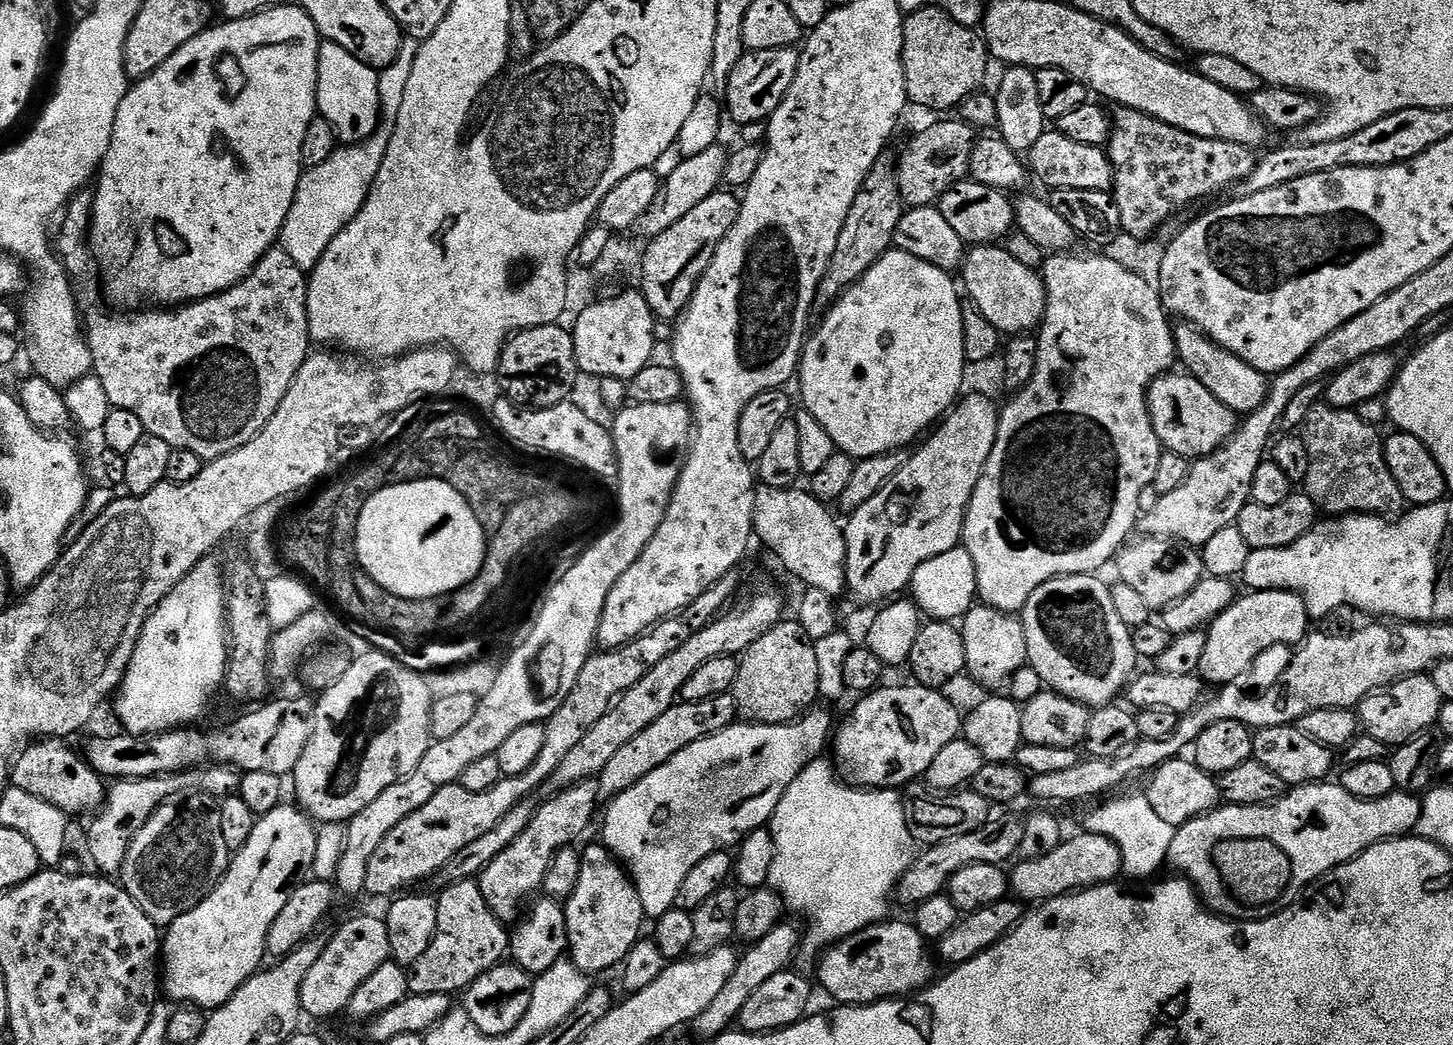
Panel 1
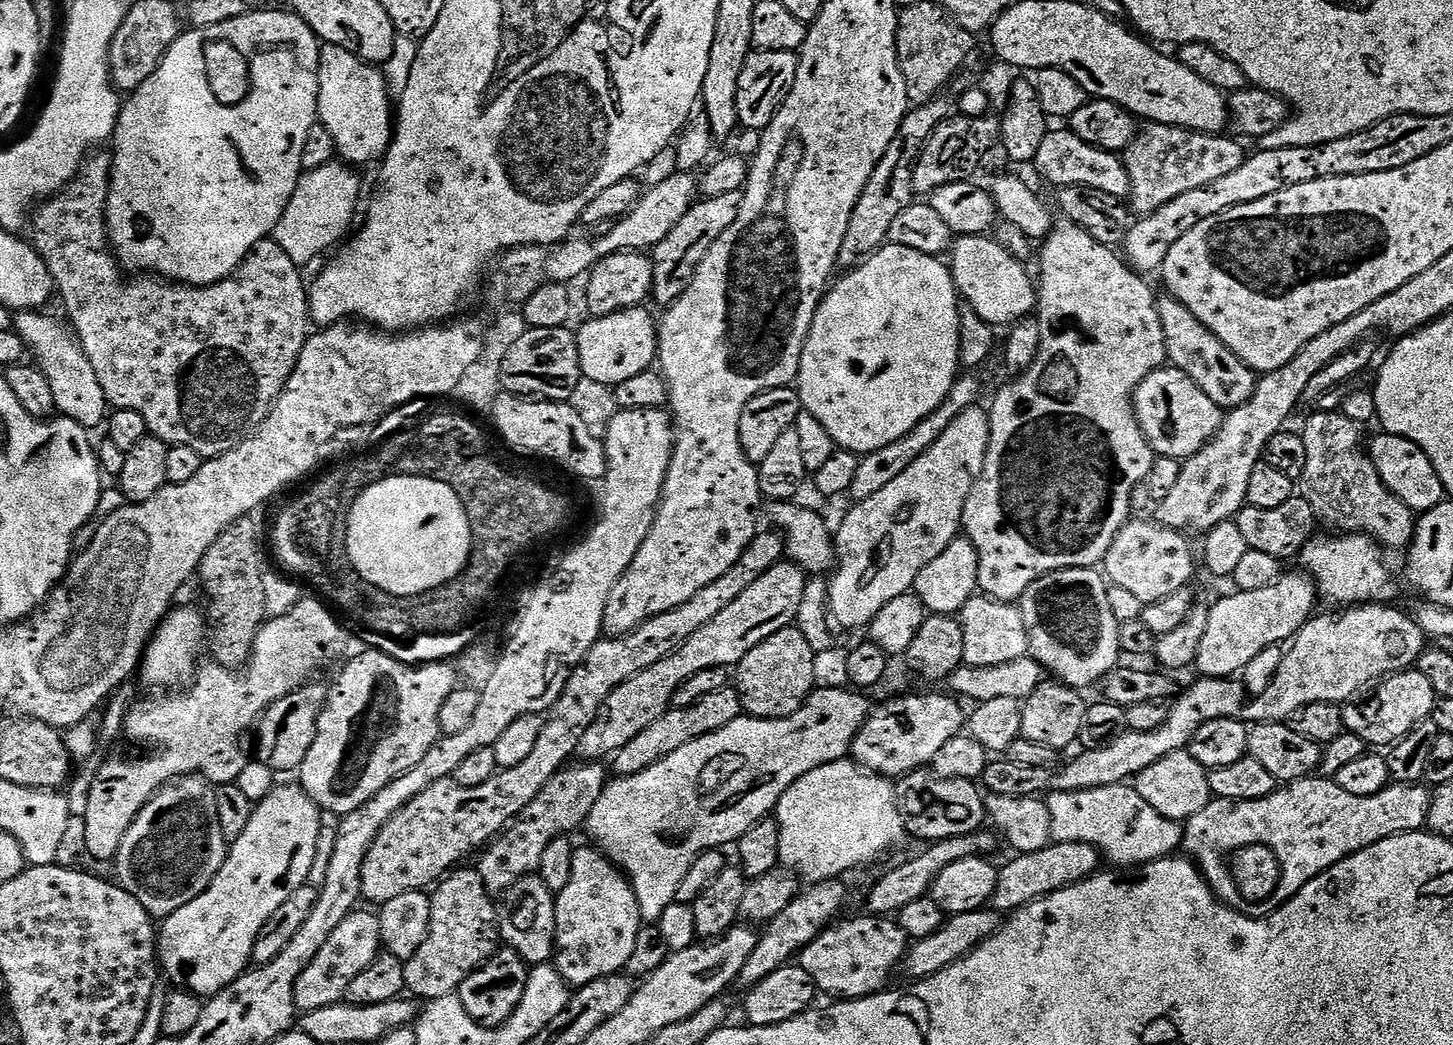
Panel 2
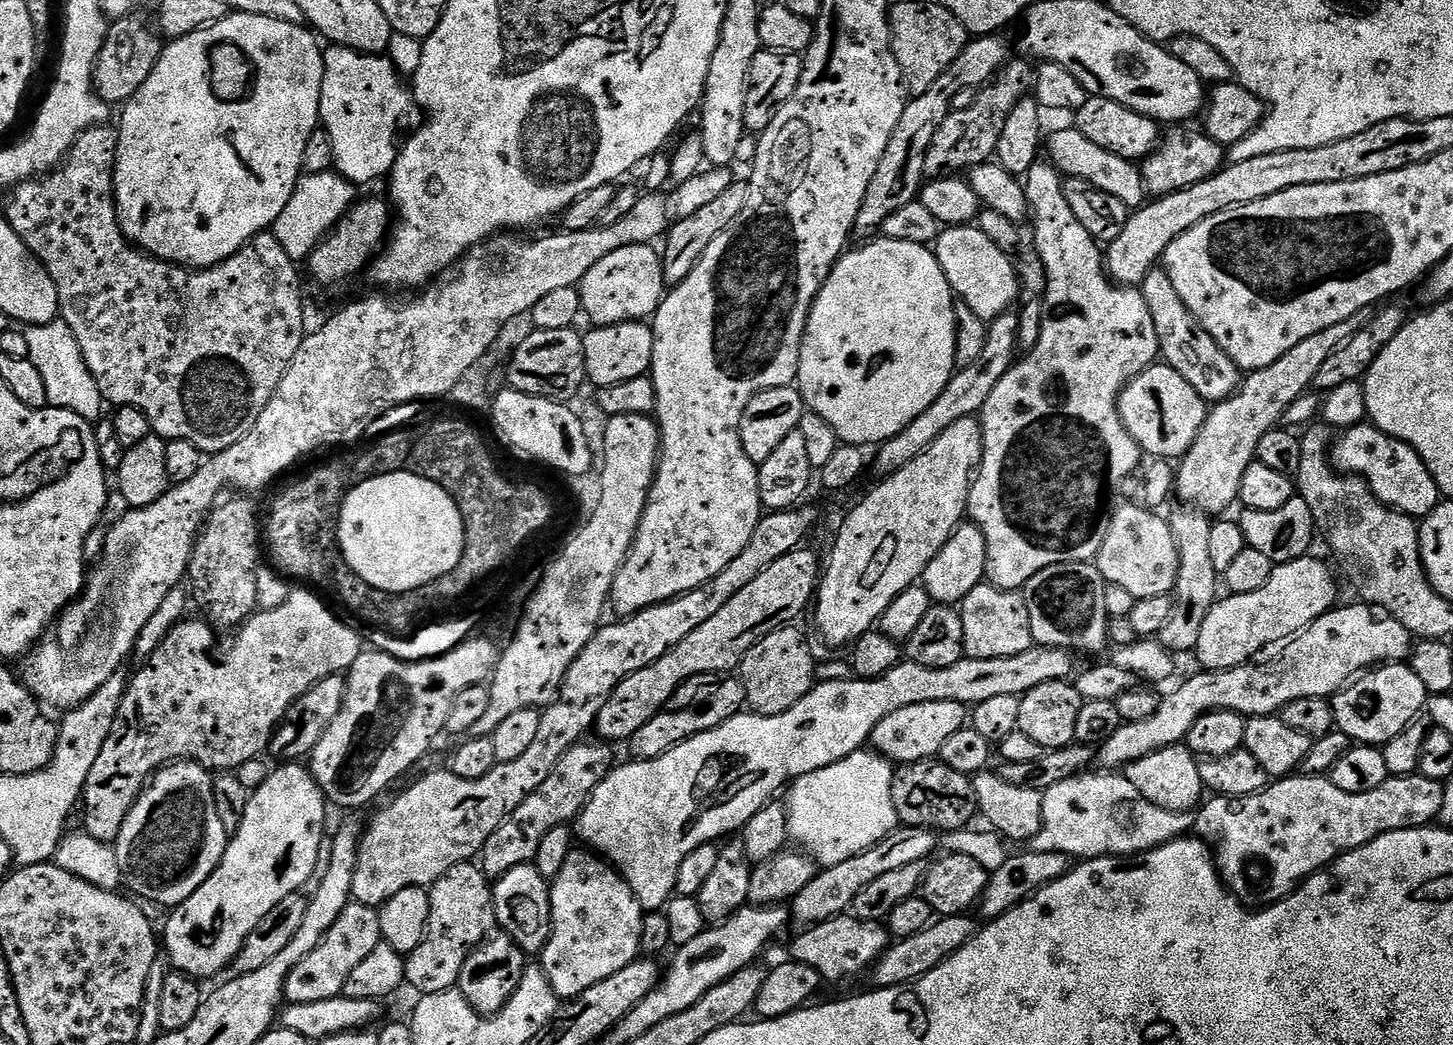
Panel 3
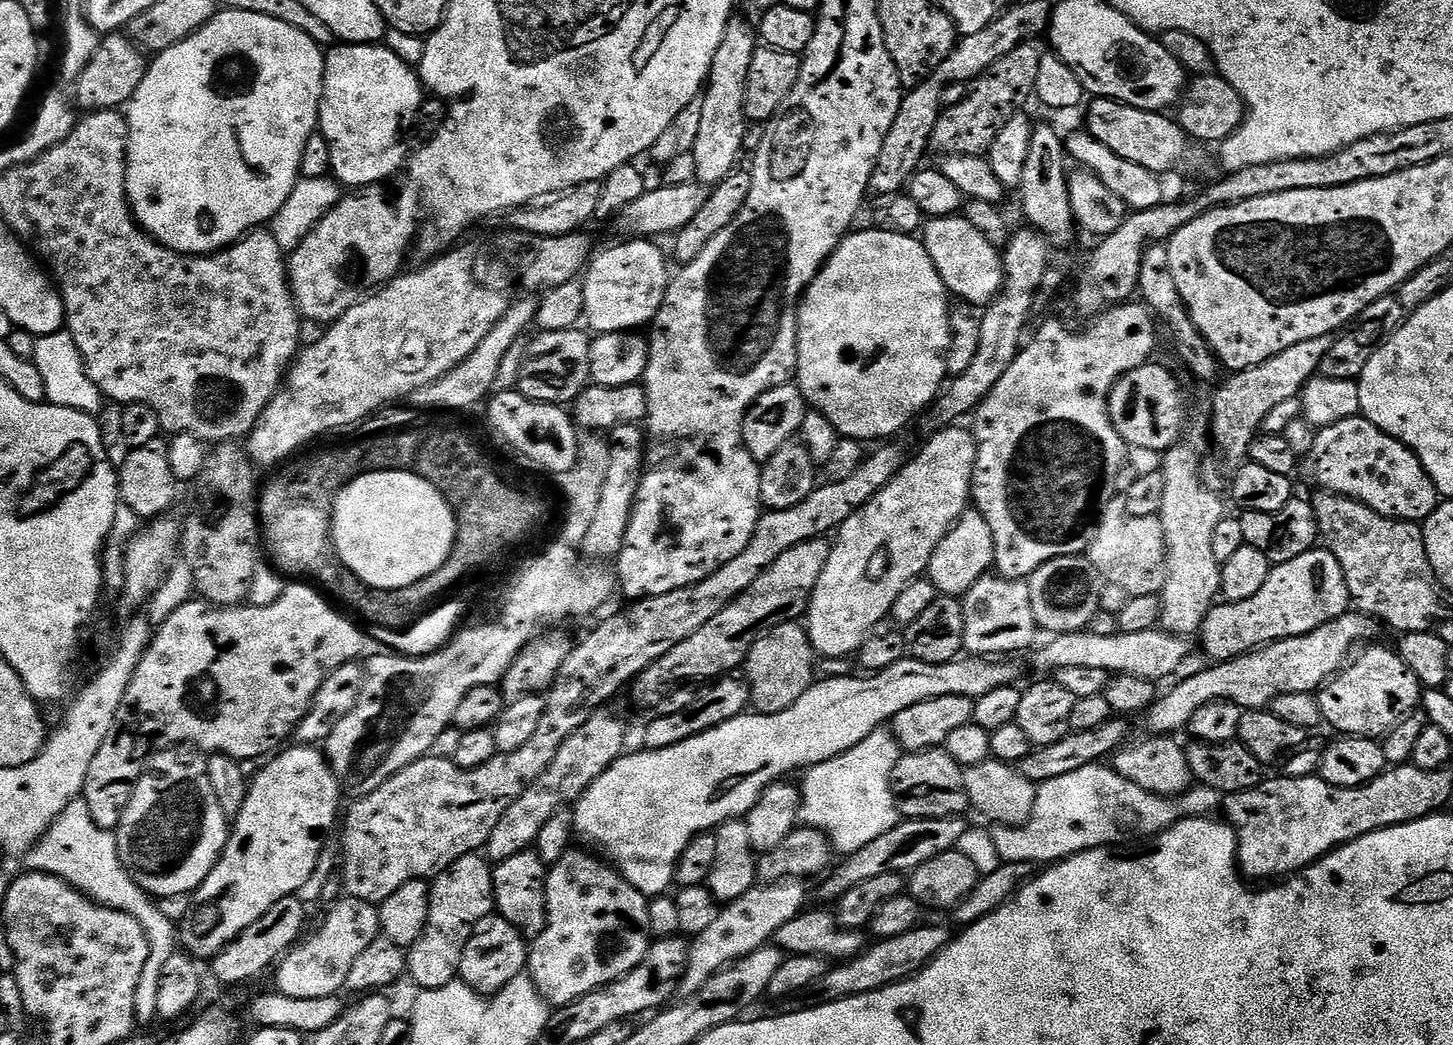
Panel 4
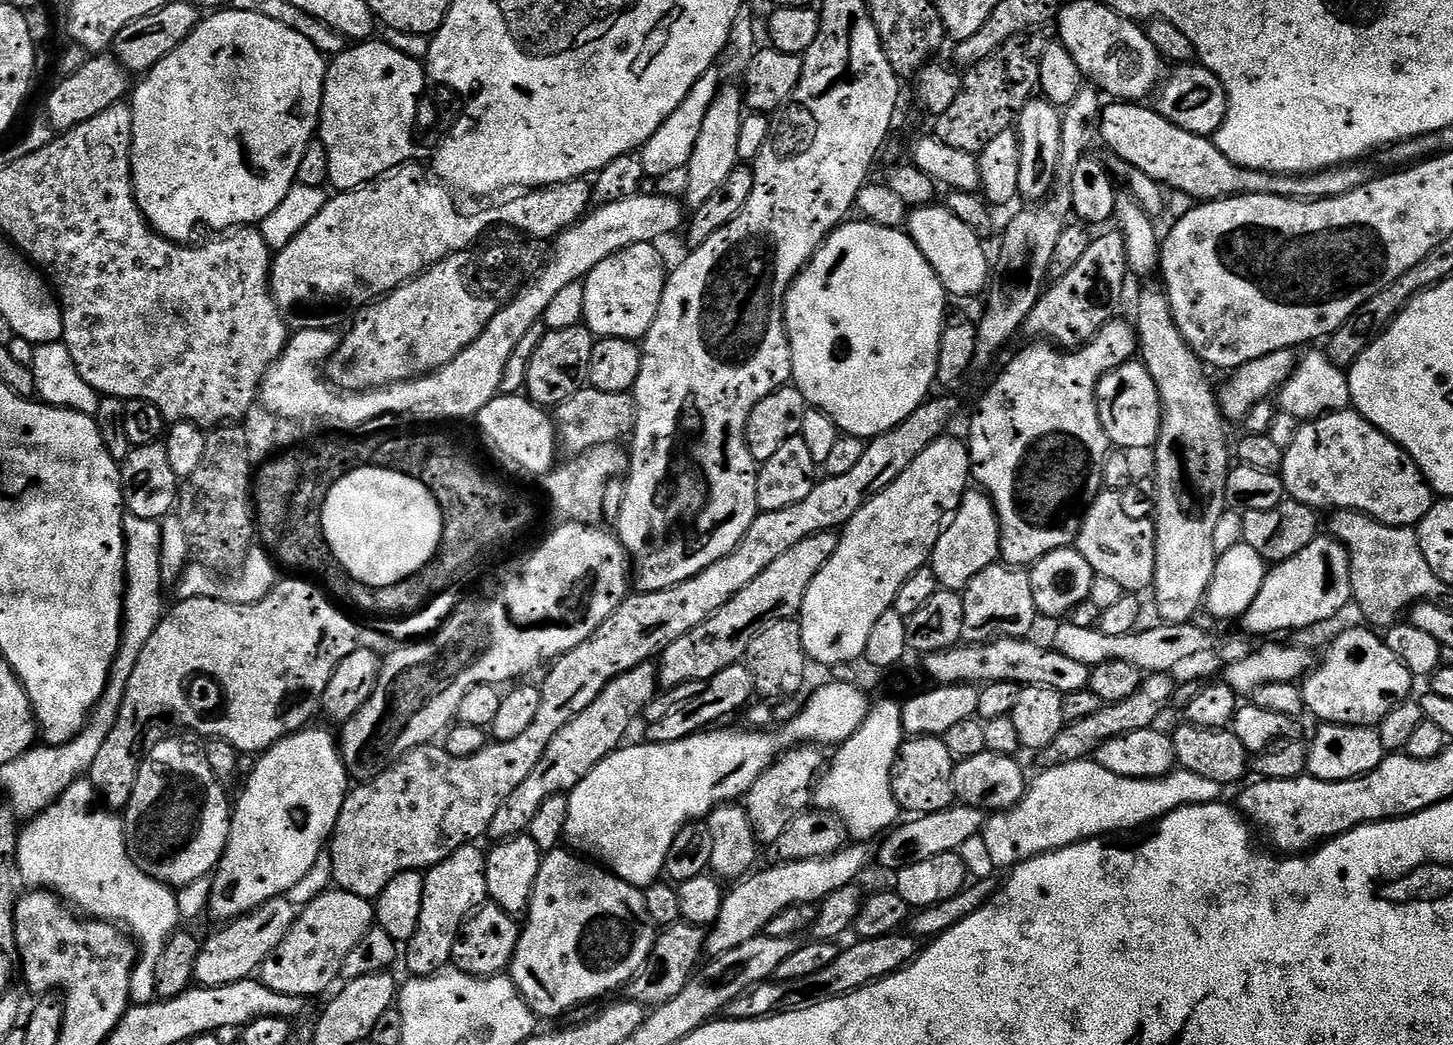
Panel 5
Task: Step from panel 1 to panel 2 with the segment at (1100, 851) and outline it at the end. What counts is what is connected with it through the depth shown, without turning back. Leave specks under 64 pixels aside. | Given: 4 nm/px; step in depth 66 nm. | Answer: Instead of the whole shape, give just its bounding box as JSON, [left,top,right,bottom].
[991,842,1101,914]

